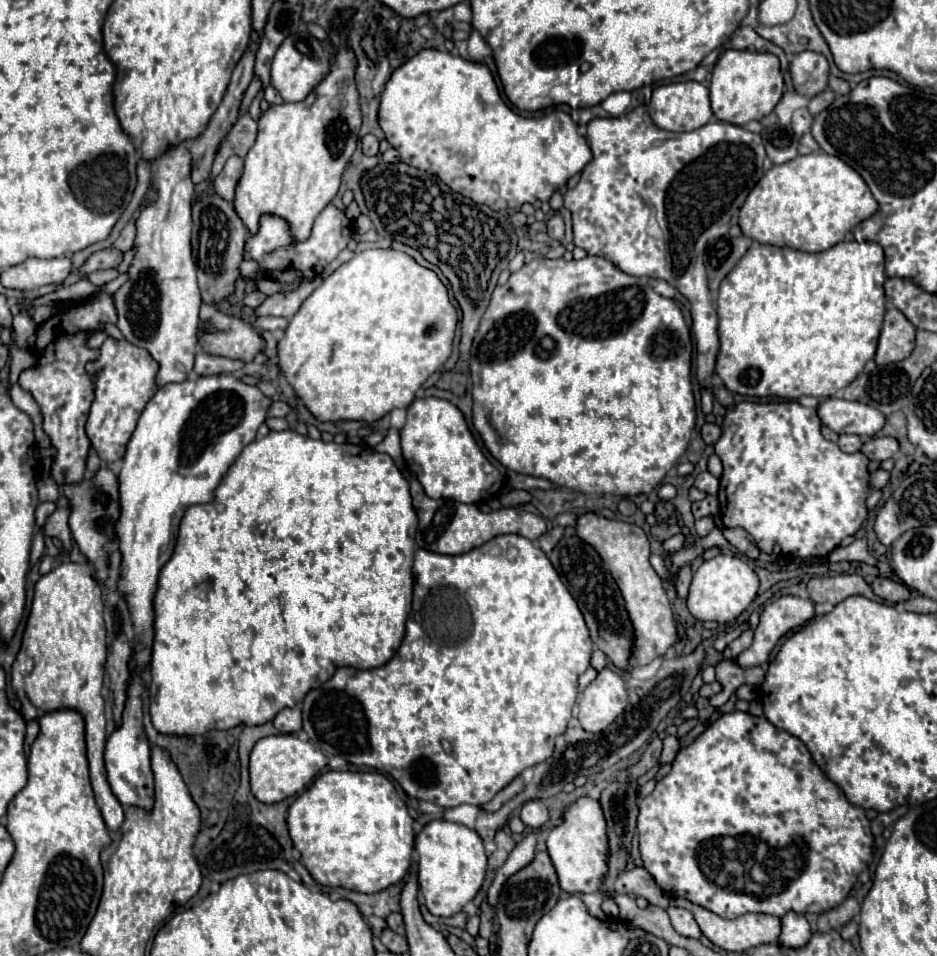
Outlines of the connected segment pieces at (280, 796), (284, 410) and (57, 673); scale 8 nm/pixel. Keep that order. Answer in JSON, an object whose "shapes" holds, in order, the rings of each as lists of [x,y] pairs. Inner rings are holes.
{"shapes":[[[[277,734],[261,738],[251,750],[251,792],[263,804],[281,802],[301,792],[327,764],[325,754],[311,742],[299,740],[295,734]]],[[[274,401],[267,411],[267,417],[285,417],[292,408],[282,401]]],[[[75,562],[59,564],[35,584],[31,614],[25,626],[19,656],[11,667],[11,687],[21,702],[21,714],[29,720],[39,720],[53,710],[75,710],[85,720],[87,760],[97,806],[109,830],[119,830],[123,824],[123,806],[113,796],[103,764],[105,748],[105,698],[103,676],[107,658],[105,608],[101,586],[93,578],[91,568]]]]}

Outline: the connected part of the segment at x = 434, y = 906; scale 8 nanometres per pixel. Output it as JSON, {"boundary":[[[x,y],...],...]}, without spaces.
{"boundary":[[[433,820],[417,834],[419,892],[433,916],[453,916],[471,902],[487,872],[487,854],[477,832],[447,820]]]}

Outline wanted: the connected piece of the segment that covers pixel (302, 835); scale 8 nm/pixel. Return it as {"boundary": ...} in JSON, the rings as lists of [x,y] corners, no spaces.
{"boundary":[[[335,772],[321,774],[289,808],[287,816],[293,846],[301,852],[301,864],[323,886],[341,886],[355,892],[381,892],[405,878],[411,866],[415,844],[413,818],[405,802],[397,796],[391,780],[379,772]]]}

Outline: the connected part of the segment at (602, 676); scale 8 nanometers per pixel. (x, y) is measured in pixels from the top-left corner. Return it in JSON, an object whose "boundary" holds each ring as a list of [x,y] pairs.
{"boundary":[[[603,668],[579,698],[579,722],[587,732],[605,730],[627,706],[623,678],[611,668]]]}

